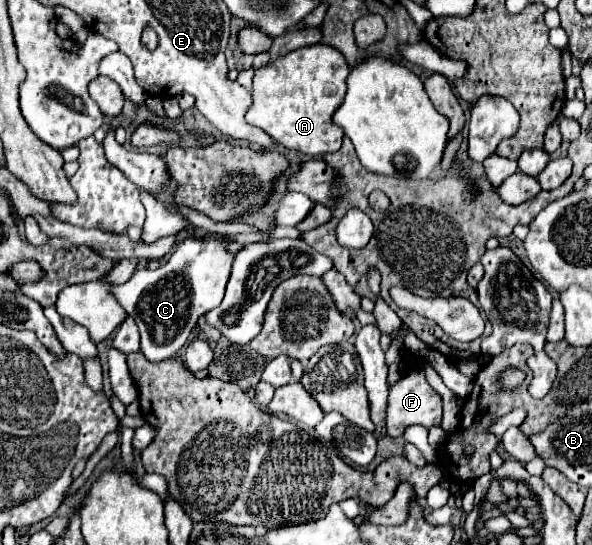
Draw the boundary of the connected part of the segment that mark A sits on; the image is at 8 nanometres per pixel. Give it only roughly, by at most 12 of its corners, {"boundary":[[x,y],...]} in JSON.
{"boundary":[[323,42],[255,68],[247,122],[309,156],[341,148],[349,64]]}

